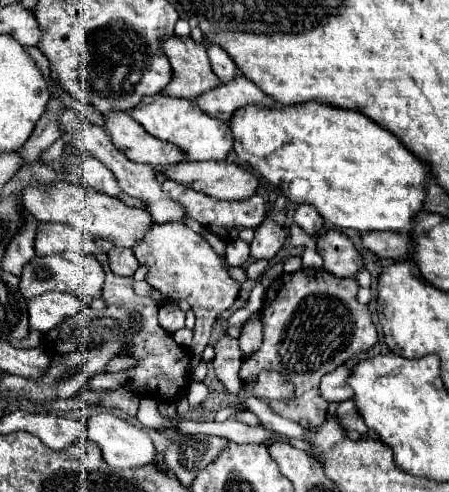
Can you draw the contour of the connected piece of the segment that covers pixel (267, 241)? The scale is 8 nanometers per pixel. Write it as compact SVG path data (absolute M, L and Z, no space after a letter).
M265 220L259 224L259 228L255 230L255 238L251 242L251 258L257 260L273 260L277 256L277 252L281 250L285 242L285 232L283 226L273 222L273 220Z

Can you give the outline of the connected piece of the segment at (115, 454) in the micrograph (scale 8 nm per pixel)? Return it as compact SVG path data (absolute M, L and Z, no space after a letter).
M103 412L91 416L85 430L87 436L97 442L111 468L139 468L155 462L155 446L151 438L141 428L113 414Z

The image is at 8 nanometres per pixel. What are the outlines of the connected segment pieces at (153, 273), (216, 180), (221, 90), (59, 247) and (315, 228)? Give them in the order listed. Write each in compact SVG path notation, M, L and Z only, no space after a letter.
M165 222L165 224L149 226L141 242L133 246L133 252L139 264L149 270L145 282L149 282L161 294L165 294L165 298L187 300L189 306L193 308L197 316L197 326L199 326L199 328L193 328L195 338L191 344L191 364L195 372L195 368L199 366L201 352L209 344L215 318L223 310L233 306L239 294L239 284L227 274L227 266L221 262L221 258L215 254L209 242L181 222Z
M223 160L223 162L177 162L177 164L167 166L163 170L163 176L167 180L175 180L195 192L203 192L217 200L245 200L255 194L255 188L259 184L255 174L243 170L241 166L237 166L229 160Z
M235 76L231 82L197 96L193 100L193 104L199 106L211 118L219 118L223 122L229 122L231 114L239 106L245 106L245 104L281 108L277 102L273 102L269 96L265 96L251 80L247 80L243 76Z
M39 222L37 236L35 236L37 256L49 256L49 254L65 252L71 234L73 234L71 226L63 226L57 222Z
M303 204L303 206L299 206L299 208L295 210L293 220L295 220L295 224L299 224L309 236L317 236L317 234L321 232L321 228L323 228L323 218L321 218L321 214L319 214L313 206L307 206L307 204Z

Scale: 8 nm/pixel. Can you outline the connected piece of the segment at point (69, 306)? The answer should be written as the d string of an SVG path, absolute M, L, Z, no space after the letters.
M47 292L29 302L29 330L41 334L57 328L65 318L75 316L83 308L83 302L73 294Z

